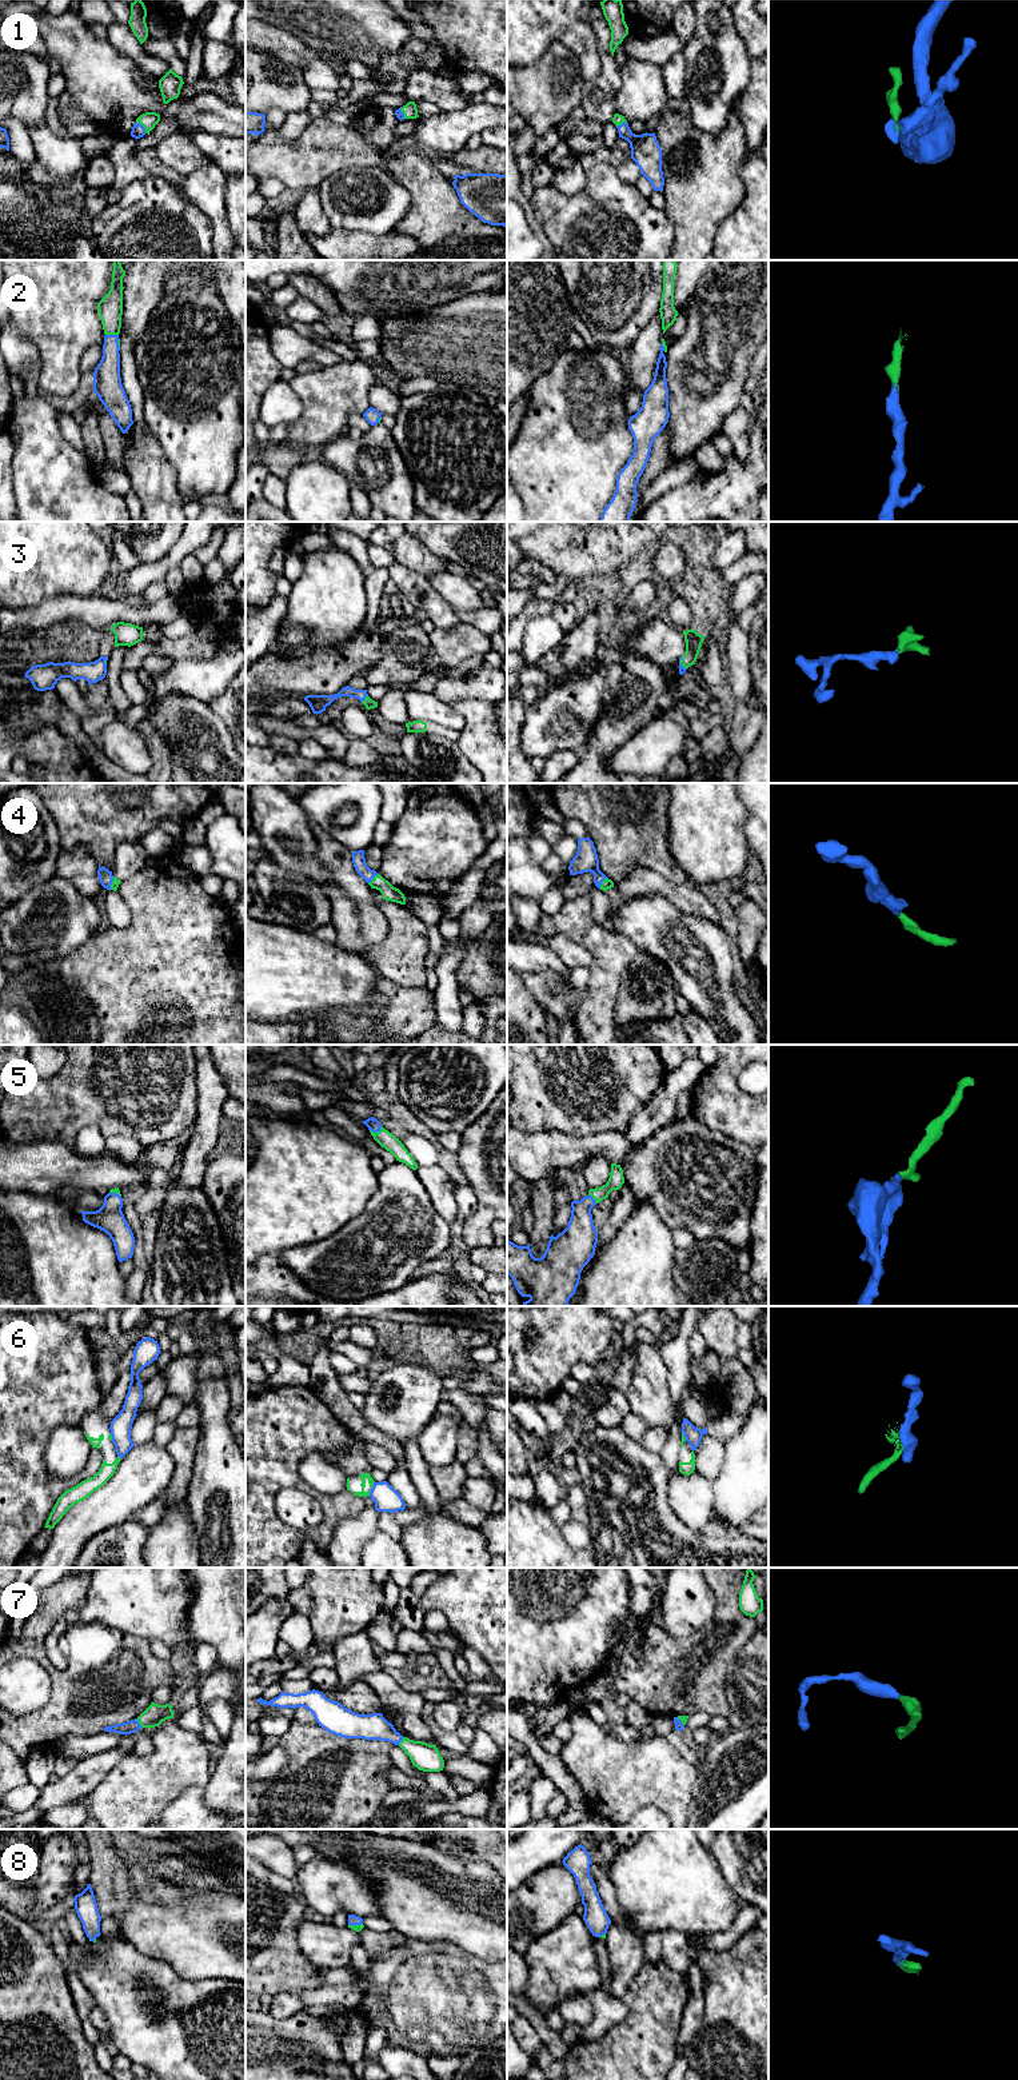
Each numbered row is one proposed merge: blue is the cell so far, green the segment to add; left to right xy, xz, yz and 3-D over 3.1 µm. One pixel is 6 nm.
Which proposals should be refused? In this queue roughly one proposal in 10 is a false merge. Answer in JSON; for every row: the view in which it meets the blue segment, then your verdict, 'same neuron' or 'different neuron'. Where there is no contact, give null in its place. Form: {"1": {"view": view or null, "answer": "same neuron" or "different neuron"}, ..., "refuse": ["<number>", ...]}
{"1": {"view": "xy", "answer": "same neuron"}, "2": {"view": "xy", "answer": "same neuron"}, "3": {"view": "xz", "answer": "same neuron"}, "4": {"view": "xz", "answer": "same neuron"}, "5": {"view": "xz", "answer": "same neuron"}, "6": {"view": "xz", "answer": "different neuron"}, "7": {"view": "xy", "answer": "same neuron"}, "8": {"view": "xz", "answer": "same neuron"}, "refuse": ["6"]}

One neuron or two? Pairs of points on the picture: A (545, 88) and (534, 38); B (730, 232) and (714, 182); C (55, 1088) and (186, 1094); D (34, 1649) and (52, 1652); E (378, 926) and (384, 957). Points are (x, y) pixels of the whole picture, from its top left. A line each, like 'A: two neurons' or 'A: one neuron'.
A: two neurons
B: two neurons
C: one neuron
D: two neurons
E: two neurons

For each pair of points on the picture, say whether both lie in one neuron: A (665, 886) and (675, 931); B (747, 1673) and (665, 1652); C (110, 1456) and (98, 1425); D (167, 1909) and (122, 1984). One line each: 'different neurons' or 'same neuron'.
A: different neurons
B: different neurons
C: same neuron
D: different neurons

